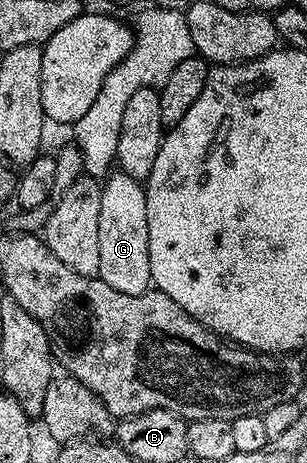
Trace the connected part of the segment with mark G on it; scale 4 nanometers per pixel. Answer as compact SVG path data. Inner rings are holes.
M120 170L111 171L102 184L100 198L100 270L97 279L120 294L144 294L151 291L148 262L148 206L146 189Z

